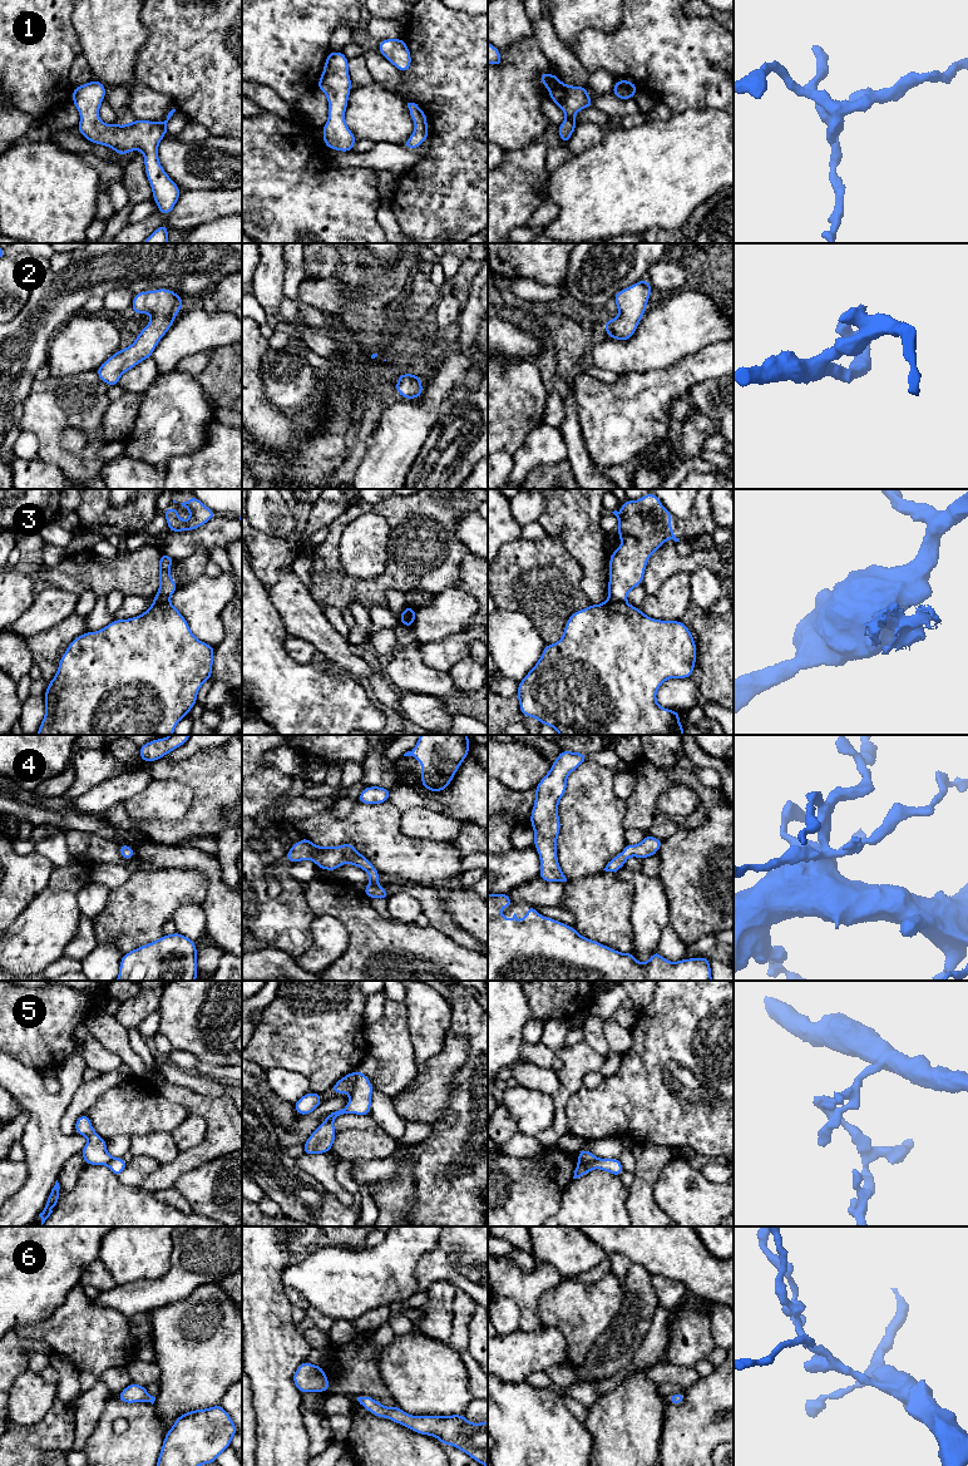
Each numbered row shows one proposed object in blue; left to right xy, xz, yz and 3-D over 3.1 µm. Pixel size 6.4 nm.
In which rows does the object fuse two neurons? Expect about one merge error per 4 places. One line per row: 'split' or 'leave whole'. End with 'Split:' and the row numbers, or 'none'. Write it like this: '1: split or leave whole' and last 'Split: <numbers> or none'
1: leave whole
2: leave whole
3: split
4: leave whole
5: split
6: leave whole
Split: 3, 5

